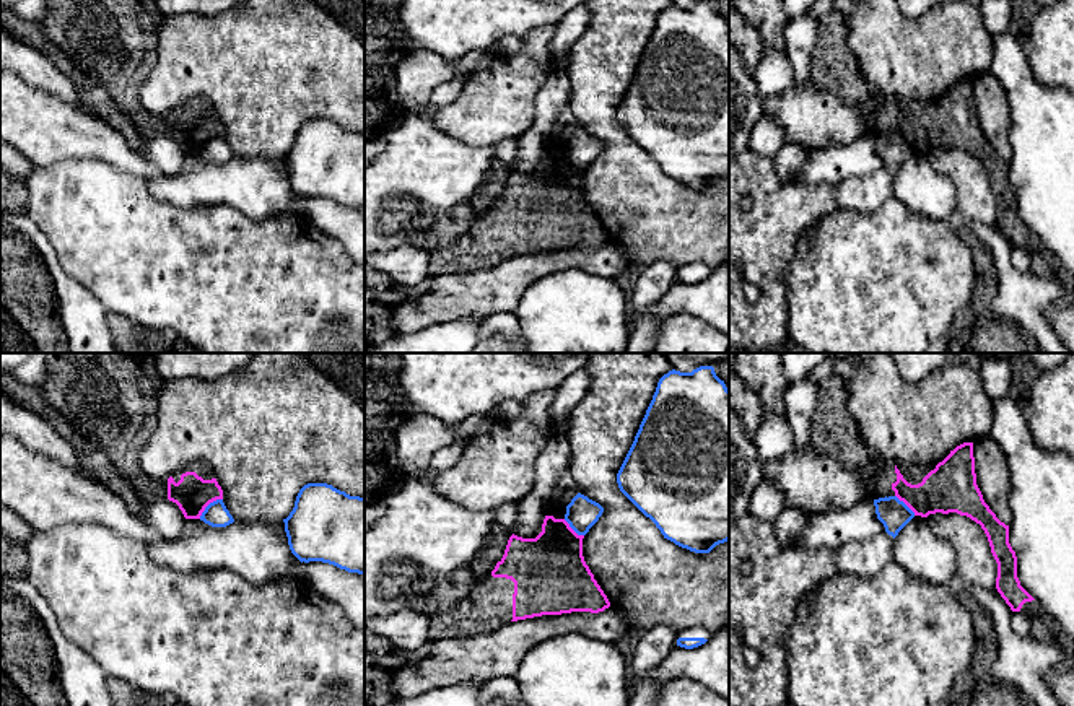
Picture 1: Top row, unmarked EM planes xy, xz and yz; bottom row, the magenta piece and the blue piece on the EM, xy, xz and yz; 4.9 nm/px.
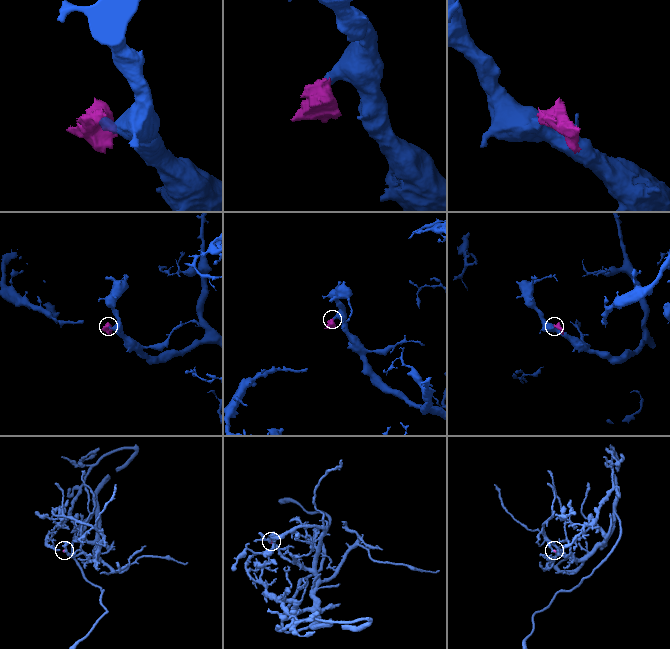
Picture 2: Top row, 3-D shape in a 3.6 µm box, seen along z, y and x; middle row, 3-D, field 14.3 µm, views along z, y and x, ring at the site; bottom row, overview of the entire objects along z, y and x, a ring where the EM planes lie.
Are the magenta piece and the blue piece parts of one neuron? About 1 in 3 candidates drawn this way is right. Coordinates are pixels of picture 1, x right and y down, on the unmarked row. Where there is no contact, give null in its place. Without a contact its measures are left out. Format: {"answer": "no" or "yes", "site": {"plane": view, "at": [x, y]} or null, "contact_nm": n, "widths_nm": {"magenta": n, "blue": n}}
{"answer": "no", "site": {"plane": "xy", "at": [209, 139]}, "contact_nm": 160, "widths_nm": {"magenta": 180, "blue": 120}}

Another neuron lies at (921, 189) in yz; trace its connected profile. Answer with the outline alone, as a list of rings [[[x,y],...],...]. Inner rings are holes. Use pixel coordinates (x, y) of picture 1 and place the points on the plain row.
[[[915,151],[895,172],[893,197],[926,218],[957,220],[957,195],[950,177],[939,174],[921,151]]]

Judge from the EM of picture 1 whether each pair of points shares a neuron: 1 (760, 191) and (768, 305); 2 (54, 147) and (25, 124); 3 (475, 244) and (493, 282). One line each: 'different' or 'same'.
1: same
2: same
3: different

